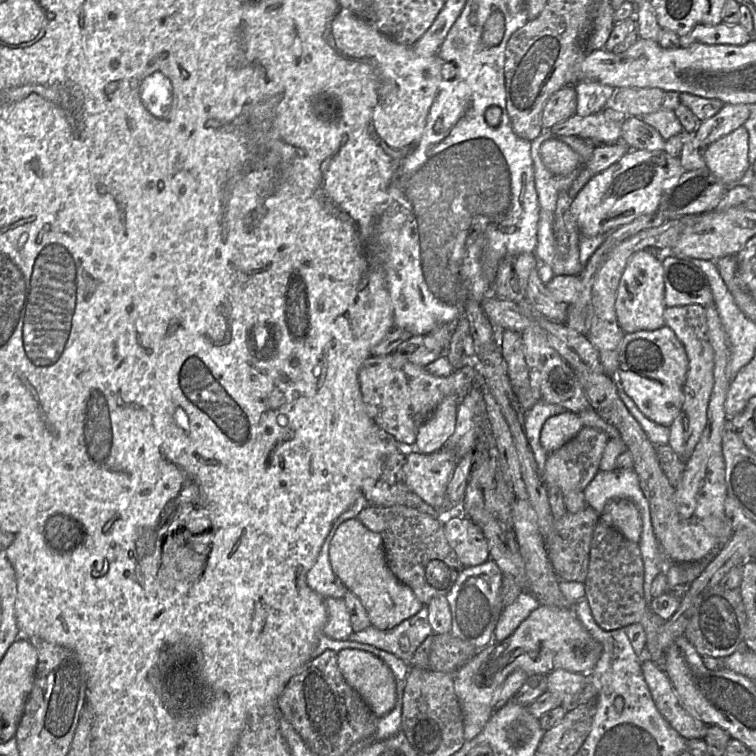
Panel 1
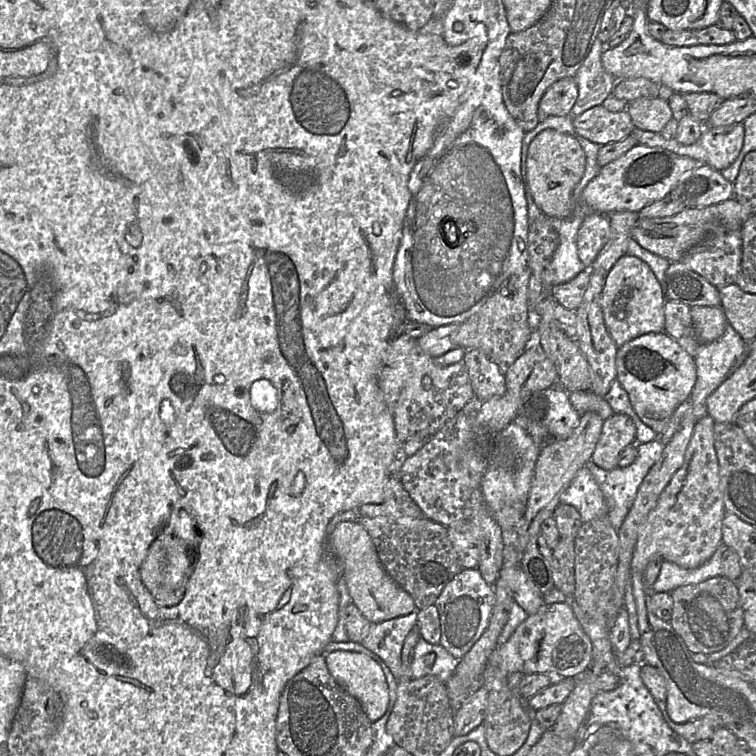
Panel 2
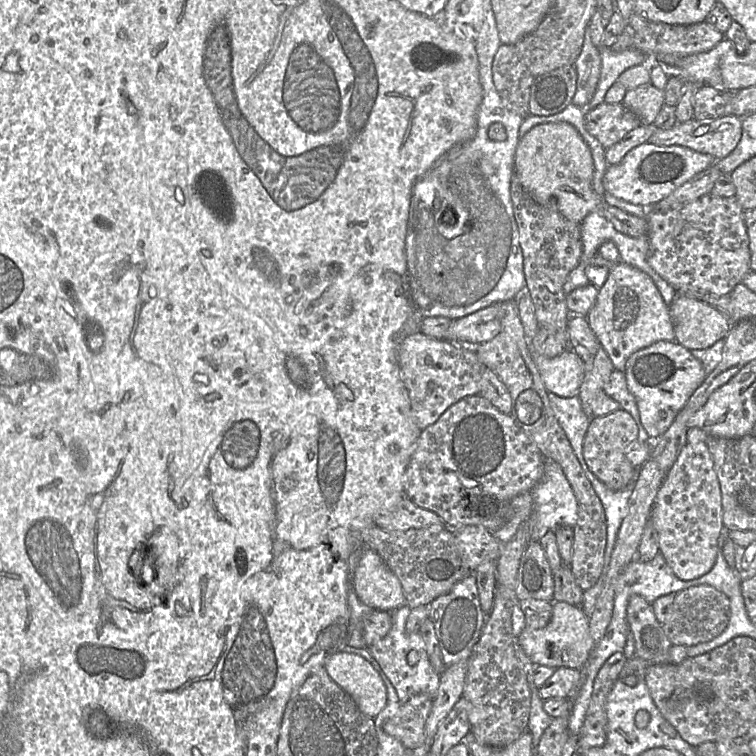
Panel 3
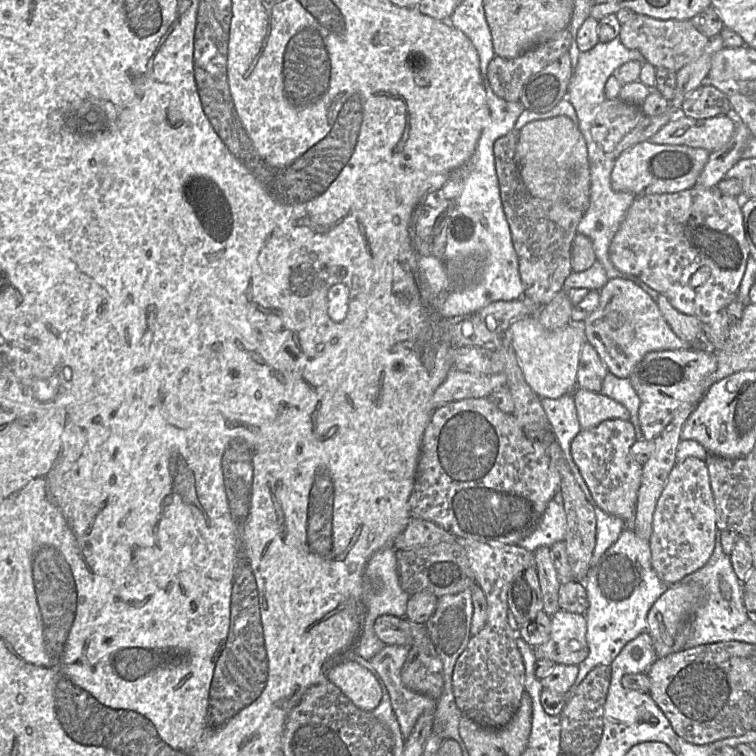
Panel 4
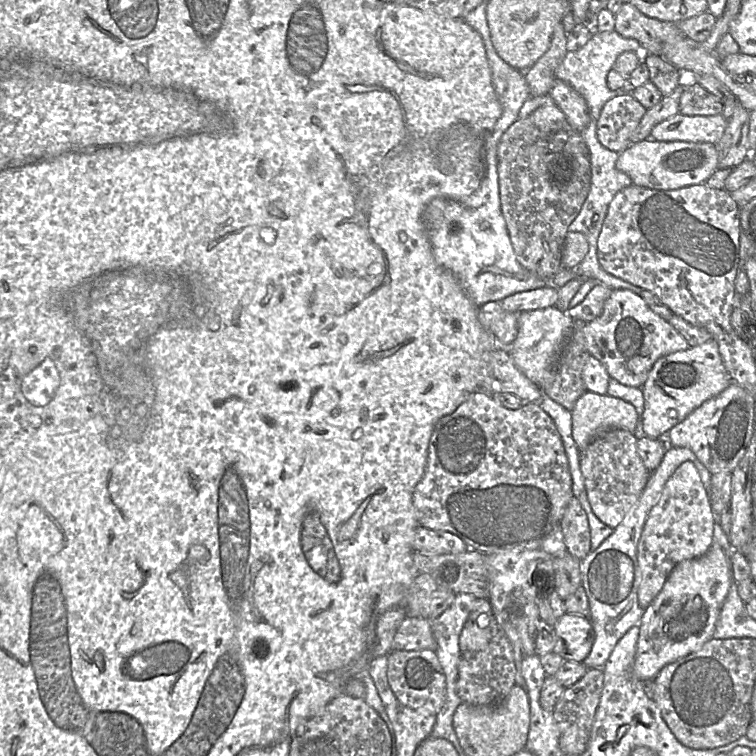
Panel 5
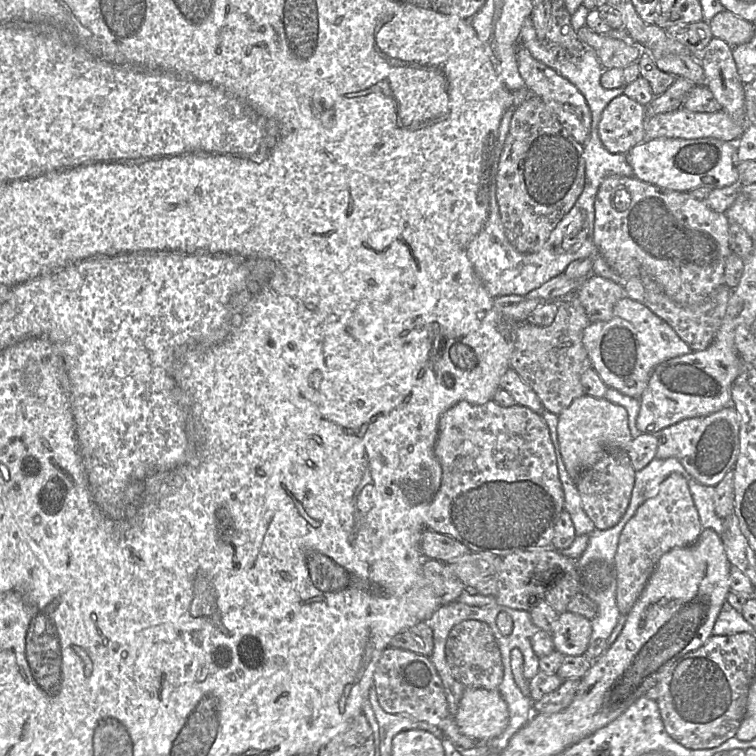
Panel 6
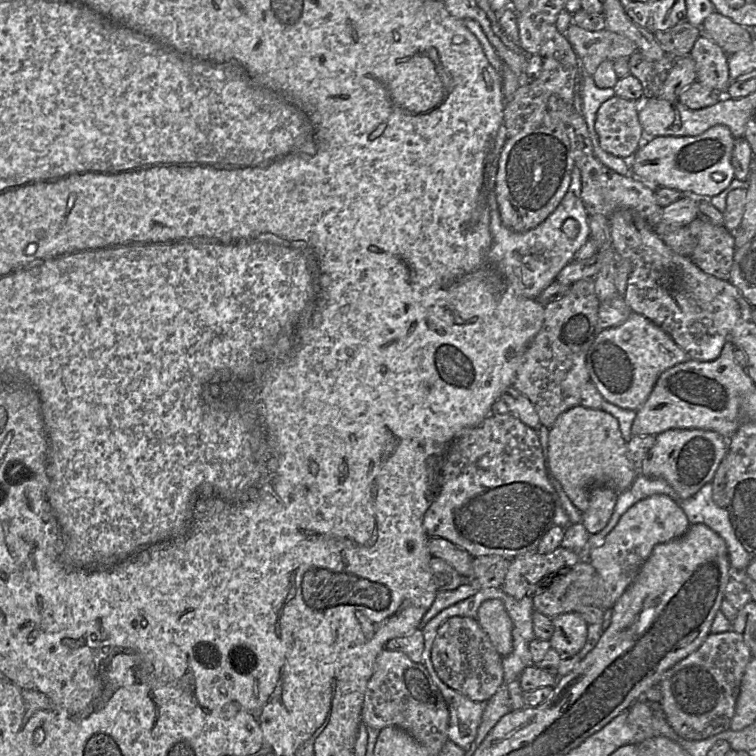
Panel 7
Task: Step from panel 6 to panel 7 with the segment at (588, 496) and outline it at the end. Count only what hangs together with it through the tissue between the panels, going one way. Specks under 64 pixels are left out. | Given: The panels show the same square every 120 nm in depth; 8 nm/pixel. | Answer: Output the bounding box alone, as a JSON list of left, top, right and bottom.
[582,485,619,534]

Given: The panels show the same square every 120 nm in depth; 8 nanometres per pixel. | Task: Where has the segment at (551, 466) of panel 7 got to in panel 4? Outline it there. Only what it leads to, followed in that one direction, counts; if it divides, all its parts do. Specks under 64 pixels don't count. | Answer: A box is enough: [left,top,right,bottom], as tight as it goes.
[575,388,630,429]

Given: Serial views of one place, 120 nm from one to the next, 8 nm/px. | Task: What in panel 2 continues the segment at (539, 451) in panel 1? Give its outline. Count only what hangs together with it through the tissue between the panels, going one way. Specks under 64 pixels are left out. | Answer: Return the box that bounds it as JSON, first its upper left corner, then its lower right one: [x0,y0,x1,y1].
[538,384,580,440]

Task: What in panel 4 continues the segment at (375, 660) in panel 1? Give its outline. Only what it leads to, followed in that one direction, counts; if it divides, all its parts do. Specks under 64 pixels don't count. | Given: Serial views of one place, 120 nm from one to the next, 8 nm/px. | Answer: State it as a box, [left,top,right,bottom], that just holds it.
[326,661,382,711]

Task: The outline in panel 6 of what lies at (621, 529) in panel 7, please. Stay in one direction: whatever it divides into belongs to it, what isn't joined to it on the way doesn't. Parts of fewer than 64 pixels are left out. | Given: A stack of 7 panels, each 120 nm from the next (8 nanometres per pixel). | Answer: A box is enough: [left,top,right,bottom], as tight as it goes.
[615,474,703,615]

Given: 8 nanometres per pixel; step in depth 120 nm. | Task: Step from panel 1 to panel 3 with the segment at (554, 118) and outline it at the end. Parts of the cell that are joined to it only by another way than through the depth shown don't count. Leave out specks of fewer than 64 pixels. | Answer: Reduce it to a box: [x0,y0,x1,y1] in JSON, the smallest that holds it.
[530,66,577,116]

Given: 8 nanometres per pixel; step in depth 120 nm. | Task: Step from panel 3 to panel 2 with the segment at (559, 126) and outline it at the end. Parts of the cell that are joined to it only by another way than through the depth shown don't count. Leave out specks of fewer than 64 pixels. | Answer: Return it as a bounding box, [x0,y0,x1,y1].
[525,129,752,262]

